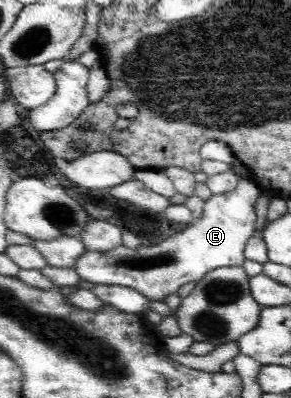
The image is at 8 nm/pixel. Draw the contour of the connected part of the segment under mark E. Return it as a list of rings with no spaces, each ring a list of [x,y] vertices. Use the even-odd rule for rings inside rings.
[[[241,176],[237,188],[224,195],[212,196],[205,201],[204,214],[199,219],[189,224],[189,227],[176,232],[175,235],[153,246],[141,246],[137,249],[129,249],[123,244],[115,246],[105,253],[87,250],[80,258],[76,259],[74,269],[79,276],[81,284],[86,285],[120,285],[136,289],[147,299],[163,299],[169,293],[175,293],[181,285],[189,281],[199,281],[206,272],[217,267],[242,266],[244,262],[243,247],[245,241],[255,232],[255,206],[258,195],[261,193],[255,180]]]

